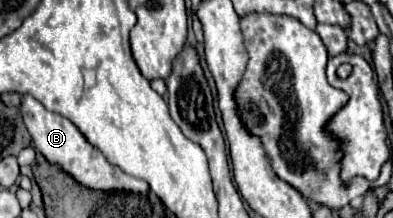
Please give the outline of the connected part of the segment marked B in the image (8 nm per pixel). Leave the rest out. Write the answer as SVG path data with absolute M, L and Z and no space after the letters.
M32 96L22 98L20 112L22 112L24 124L26 124L26 128L28 128L30 136L32 136L32 142L34 142L36 150L48 162L54 162L66 174L70 174L80 186L90 188L90 190L104 190L104 192L108 192L108 190L128 190L128 192L138 192L138 194L148 192L148 184L144 180L134 178L130 174L124 174L120 168L108 164L106 158L100 154L100 150L96 150L92 144L88 144L88 140L80 134L80 130L68 118L46 110Z

